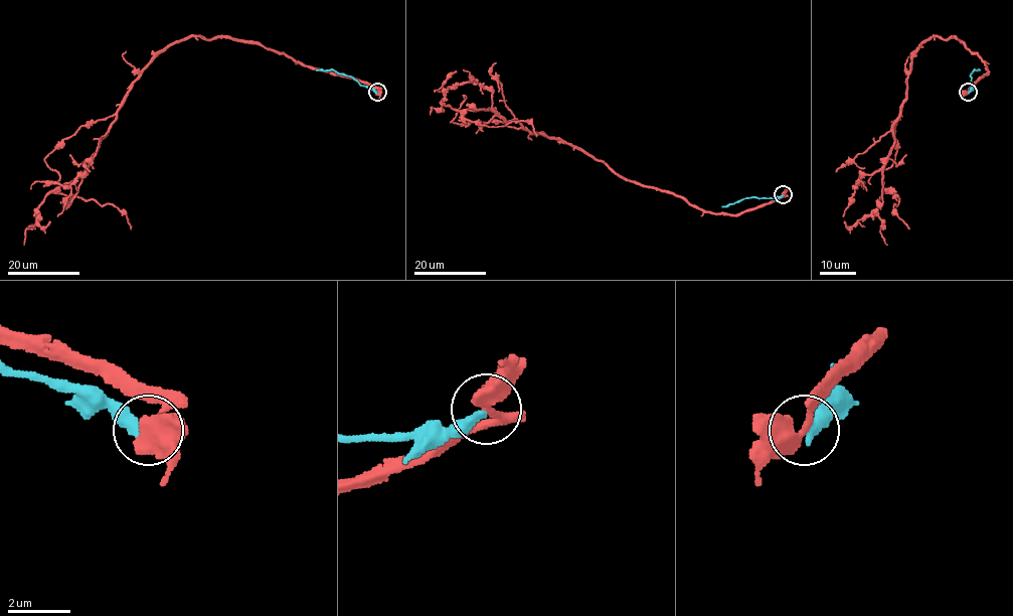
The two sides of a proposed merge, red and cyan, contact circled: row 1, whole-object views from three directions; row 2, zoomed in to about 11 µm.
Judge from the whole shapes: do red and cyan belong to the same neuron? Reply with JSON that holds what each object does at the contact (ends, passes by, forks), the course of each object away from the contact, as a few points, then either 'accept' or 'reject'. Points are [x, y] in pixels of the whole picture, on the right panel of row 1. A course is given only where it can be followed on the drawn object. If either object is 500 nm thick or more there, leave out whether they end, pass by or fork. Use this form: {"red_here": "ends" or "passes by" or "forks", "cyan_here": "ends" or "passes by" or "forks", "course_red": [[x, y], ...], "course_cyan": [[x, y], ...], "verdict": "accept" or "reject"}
{"red_here": "passes by", "cyan_here": "ends", "course_red": [[968, 92], [988, 72], [976, 54], [956, 37], [933, 36], [917, 48], [883, 169], [909, 228]], "course_cyan": [[968, 92], [970, 75], [975, 69], [979, 70]], "verdict": "reject"}

